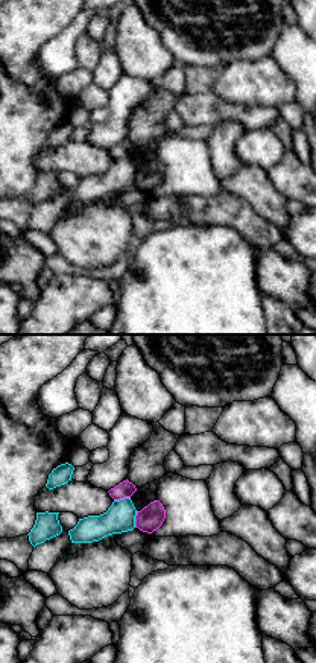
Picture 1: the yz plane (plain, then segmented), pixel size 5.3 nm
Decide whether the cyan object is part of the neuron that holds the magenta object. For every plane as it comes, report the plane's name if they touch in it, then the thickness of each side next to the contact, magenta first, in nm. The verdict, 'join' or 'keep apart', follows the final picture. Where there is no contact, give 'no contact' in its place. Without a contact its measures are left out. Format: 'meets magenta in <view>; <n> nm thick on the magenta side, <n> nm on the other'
meets magenta in yz; 90 nm thick on the magenta side, 160 nm on the other

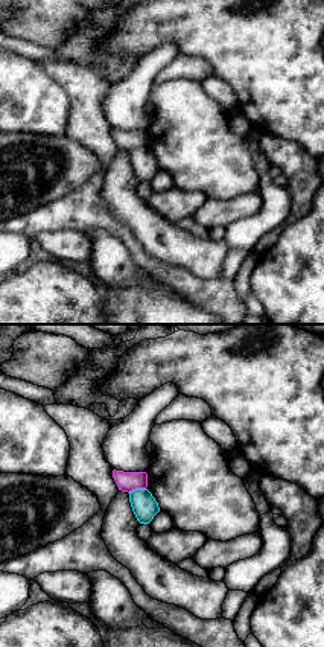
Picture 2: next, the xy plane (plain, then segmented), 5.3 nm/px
meets magenta in xy; 110 nm thick on the magenta side, 140 nm on the other

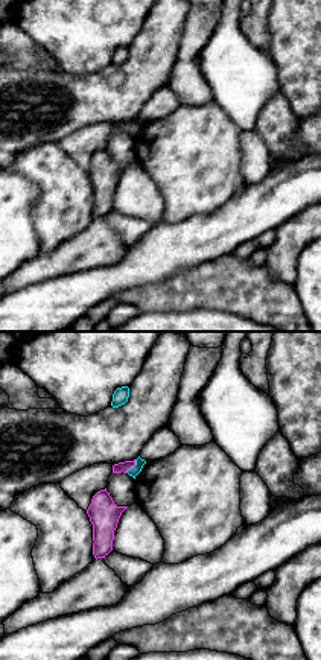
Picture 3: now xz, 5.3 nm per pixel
meets magenta in xz; 50 nm thick on the magenta side, 50 nm on the other

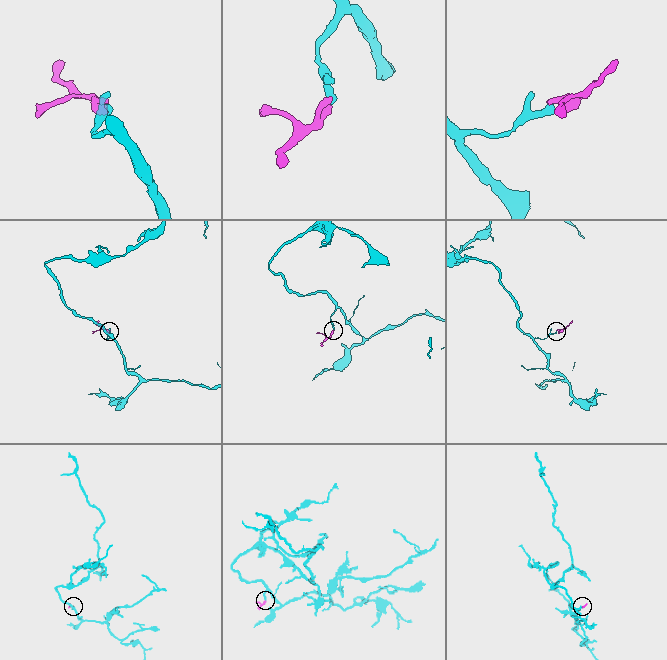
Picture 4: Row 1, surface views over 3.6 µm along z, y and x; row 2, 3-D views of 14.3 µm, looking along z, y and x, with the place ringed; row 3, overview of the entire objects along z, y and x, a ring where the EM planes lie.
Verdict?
keep apart

